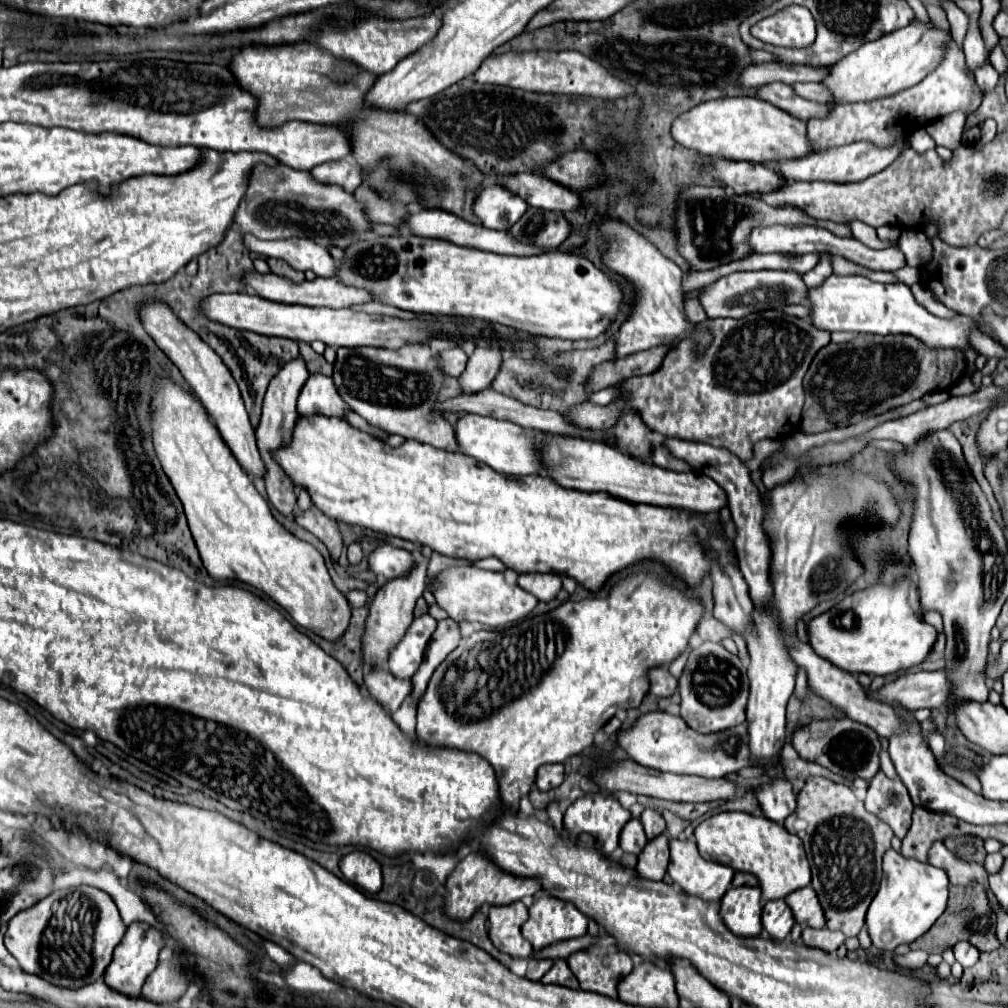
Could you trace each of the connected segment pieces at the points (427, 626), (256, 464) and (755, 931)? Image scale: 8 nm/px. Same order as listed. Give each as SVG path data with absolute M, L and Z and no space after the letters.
M423 614L413 620L413 624L409 626L403 640L391 650L389 670L393 672L393 676L405 680L415 674L415 670L423 662L425 648L429 644L431 634L435 632L435 628L437 628L437 620L431 618L429 614Z
M149 300L143 308L141 308L141 322L143 328L147 330L147 334L155 340L155 344L171 358L171 362L181 370L183 378L189 382L189 386L195 390L197 398L201 400L201 404L205 406L205 410L209 412L209 416L213 418L223 442L231 448L233 456L237 458L237 462L243 466L243 470L247 474L255 474L255 476L263 476L265 474L265 466L263 460L257 452L257 442L255 442L255 432L253 426L249 424L249 416L247 410L243 406L237 382L233 380L231 372L227 370L227 366L221 362L221 358L207 346L203 344L203 340L191 332L175 314L169 306L165 306L163 302L157 300Z
M729 888L721 898L721 920L735 936L759 936L761 926L761 888Z

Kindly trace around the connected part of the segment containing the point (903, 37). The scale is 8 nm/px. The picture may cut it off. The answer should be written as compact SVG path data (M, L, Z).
M915 18L905 28L899 28L897 32L885 34L879 40L873 40L869 44L863 44L857 52L851 52L837 64L833 64L831 74L825 78L825 86L829 92L837 98L835 104L829 104L829 108L835 108L837 104L847 102L865 102L873 98L891 96L899 90L905 90L917 82L921 82L923 76L933 72L937 64L945 58L945 44L951 42L951 34L937 28L931 20L921 22Z

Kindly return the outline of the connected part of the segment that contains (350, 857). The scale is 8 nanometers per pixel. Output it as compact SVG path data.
M353 850L339 862L341 874L347 882L355 882L365 892L379 892L383 878L381 878L381 866L363 850Z

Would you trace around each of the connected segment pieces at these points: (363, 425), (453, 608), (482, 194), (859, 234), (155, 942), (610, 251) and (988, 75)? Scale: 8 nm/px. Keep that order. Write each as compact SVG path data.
M353 411L347 412L346 420L354 427L369 434L372 434L381 440L385 441L387 438L387 434L385 432L382 432L382 430L370 426L361 416L359 416L357 413Z
M471 564L447 568L439 576L435 576L435 580L439 582L435 590L435 600L455 622L469 620L469 622L481 622L491 628L499 628L519 618L525 618L529 612L533 612L533 608L539 602L535 596L521 590L519 586L509 586L503 578L503 572L479 570Z
M485 186L477 192L475 206L477 218L485 228L509 230L527 210L527 202L503 186Z
M853 222L851 224L851 230L853 230L853 236L859 240L859 242L863 242L865 246L869 246L869 248L891 248L891 246L897 246L897 240L895 242L889 242L889 240L881 240L879 236L877 236L877 232L875 232L875 228L873 226L867 226L867 224L863 224L863 222Z
M133 922L129 924L123 940L117 944L113 952L113 962L105 970L105 984L115 988L121 994L137 998L141 994L141 986L145 978L155 970L157 966L157 956L165 948L165 936L161 930L149 926L147 922Z
M609 216L603 218L601 232L607 238L607 250L603 252L605 264L617 272L619 276L631 280L637 288L637 302L631 310L631 316L621 326L617 336L617 356L635 354L641 350L649 350L655 346L669 346L675 340L691 338L695 344L693 354L701 356L705 348L711 344L713 334L709 330L695 330L697 324L691 324L683 314L683 288L681 288L681 270L669 258L665 258L651 242L647 242L641 234L631 230L629 226L613 220Z
M985 62L985 68L977 68L977 84L983 92L991 92L997 84L997 78L999 72L989 62Z

